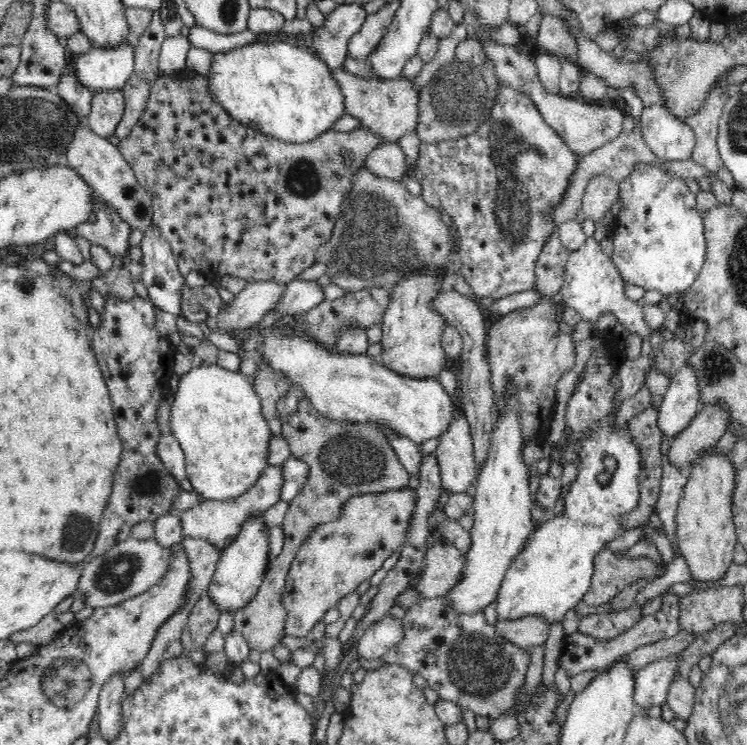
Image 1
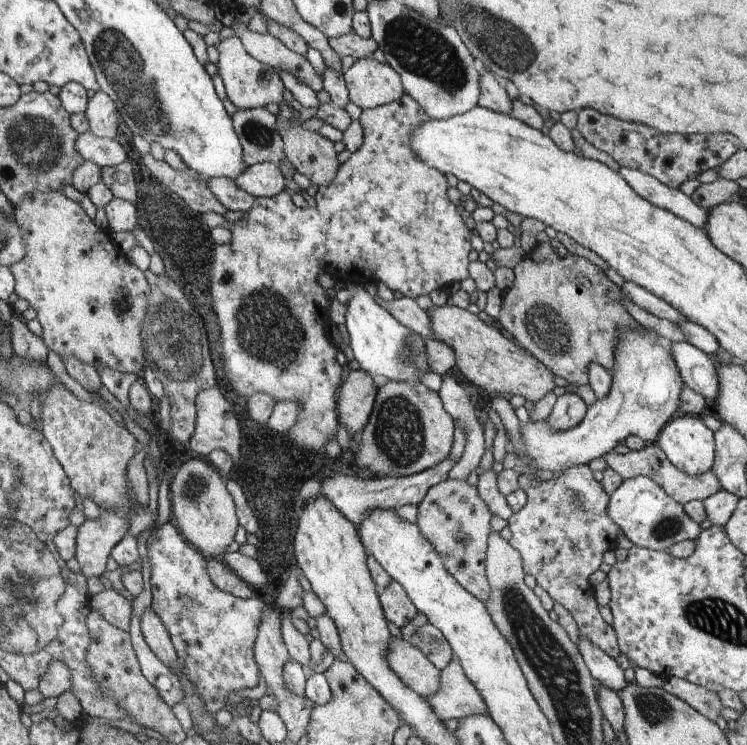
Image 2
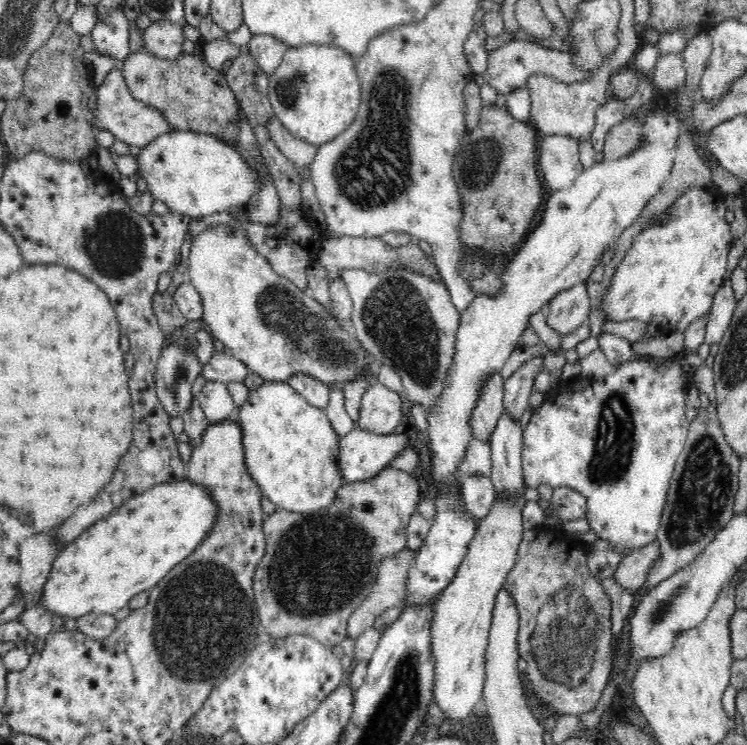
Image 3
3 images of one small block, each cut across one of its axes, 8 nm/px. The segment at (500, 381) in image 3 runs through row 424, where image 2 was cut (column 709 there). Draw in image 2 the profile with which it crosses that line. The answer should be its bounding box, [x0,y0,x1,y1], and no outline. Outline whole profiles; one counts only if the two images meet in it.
[603,444,721,505]

